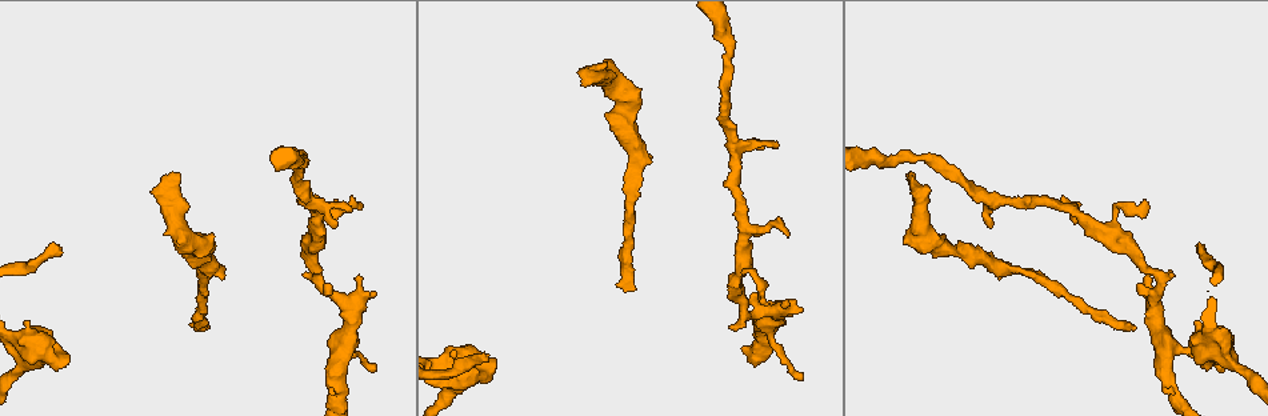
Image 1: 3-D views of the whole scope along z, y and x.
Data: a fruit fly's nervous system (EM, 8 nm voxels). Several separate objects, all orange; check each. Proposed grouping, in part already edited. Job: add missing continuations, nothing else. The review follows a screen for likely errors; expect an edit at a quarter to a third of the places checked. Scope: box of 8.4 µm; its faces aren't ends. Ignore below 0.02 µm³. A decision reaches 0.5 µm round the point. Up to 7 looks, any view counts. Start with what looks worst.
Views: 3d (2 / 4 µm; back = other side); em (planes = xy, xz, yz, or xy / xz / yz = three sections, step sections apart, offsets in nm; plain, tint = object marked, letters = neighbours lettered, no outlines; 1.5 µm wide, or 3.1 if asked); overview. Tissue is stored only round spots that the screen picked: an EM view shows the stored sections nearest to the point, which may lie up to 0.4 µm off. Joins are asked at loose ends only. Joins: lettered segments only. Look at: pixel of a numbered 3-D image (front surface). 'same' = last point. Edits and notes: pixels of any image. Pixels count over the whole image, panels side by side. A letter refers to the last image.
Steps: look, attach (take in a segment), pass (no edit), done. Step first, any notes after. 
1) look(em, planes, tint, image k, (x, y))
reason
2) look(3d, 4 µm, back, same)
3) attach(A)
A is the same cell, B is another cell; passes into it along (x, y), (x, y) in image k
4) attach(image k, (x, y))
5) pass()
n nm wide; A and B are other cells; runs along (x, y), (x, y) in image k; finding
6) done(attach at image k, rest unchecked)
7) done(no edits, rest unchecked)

look(3d, 4 µm, image 1, (907, 174))
thick end

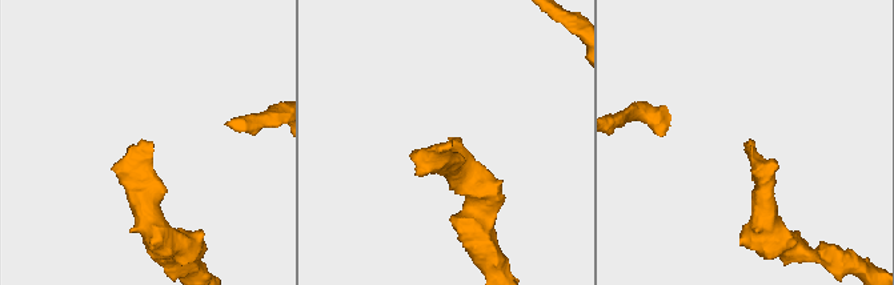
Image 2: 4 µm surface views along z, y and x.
look(em, xz, step 8, letters, image 2, (450, 144))
shape alone is not enough

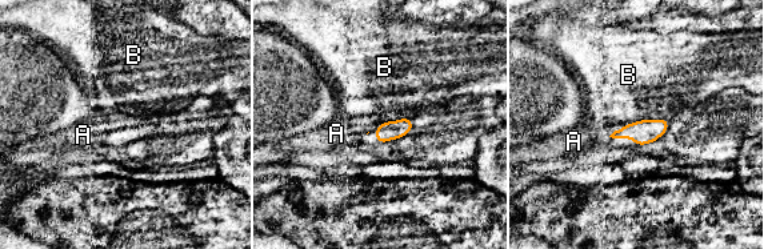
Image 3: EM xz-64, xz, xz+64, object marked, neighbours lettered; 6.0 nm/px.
pass()
A and B are other cells; border along (410, 117), (386, 121) in image 3; no lettered segment goes on from it

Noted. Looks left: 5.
look(em, xz, step 8, plain, image 1, (359, 275))
branch stops here

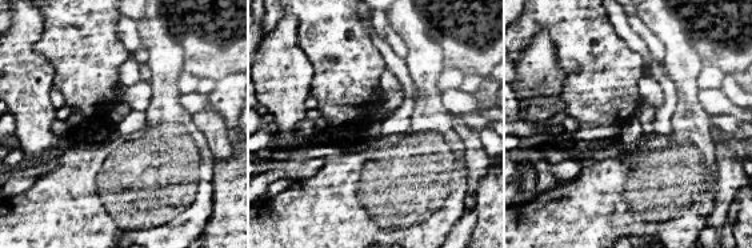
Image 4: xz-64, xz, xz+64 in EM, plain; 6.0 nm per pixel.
look(em, xz, step 8, letters, same)

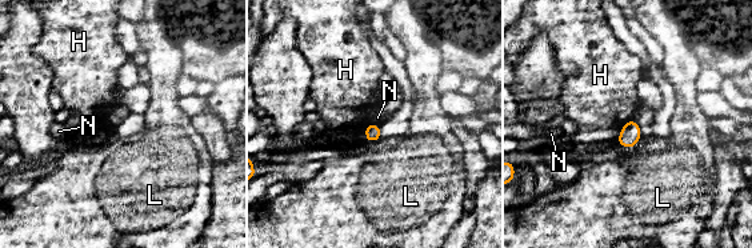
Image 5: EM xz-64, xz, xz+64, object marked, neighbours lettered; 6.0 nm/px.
pass()
100 nm wide; H, L and N are other cells; border along (367, 123), (379, 124) in image 5; no lettered segment goes on from it

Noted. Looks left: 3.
look(em, xy, step 4, letters, image 1, (763, 149))
an open end

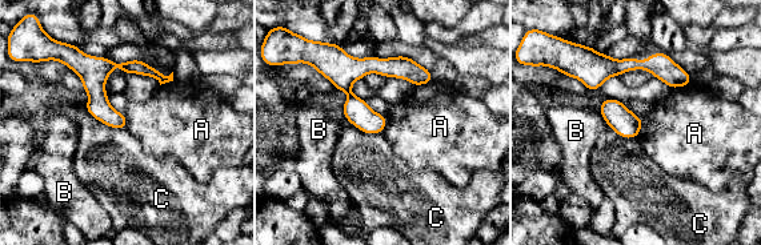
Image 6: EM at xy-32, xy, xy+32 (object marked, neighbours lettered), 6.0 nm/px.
look(em, planes, letters, same)
another direction

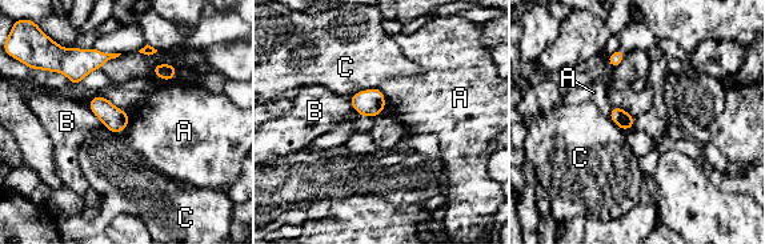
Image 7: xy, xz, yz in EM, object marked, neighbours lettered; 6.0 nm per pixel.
pass()
A, B and C are other cells; border along (380, 88), (385, 110) in image 7; none of them fits

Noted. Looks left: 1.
done(no edits, rest unchecked)

